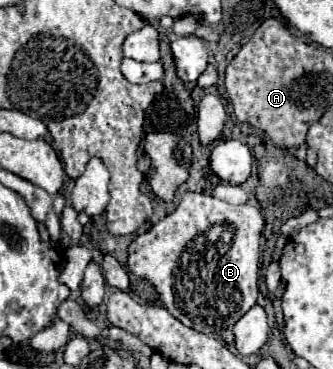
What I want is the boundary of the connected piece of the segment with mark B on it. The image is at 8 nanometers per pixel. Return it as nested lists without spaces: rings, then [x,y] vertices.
[[[187,191],[173,213],[165,215],[165,217],[163,217],[159,223],[155,223],[149,231],[137,235],[137,237],[131,241],[131,245],[129,245],[129,257],[127,257],[127,267],[129,267],[129,271],[131,271],[135,277],[141,277],[141,279],[149,281],[149,283],[157,289],[157,293],[159,293],[159,297],[161,297],[165,309],[167,309],[175,319],[179,319],[183,325],[187,325],[187,327],[191,327],[191,329],[195,329],[195,331],[201,331],[201,333],[205,333],[205,335],[215,337],[215,335],[219,335],[223,329],[233,327],[233,325],[257,303],[257,295],[259,295],[259,287],[257,287],[257,281],[259,281],[259,257],[261,257],[259,251],[261,251],[261,231],[263,231],[263,227],[265,227],[265,221],[263,221],[261,211],[259,211],[257,207],[251,207],[249,203],[245,203],[245,205],[231,205],[231,203],[227,203],[227,201],[221,201],[221,199],[211,197],[211,195],[205,195],[205,193]]]

